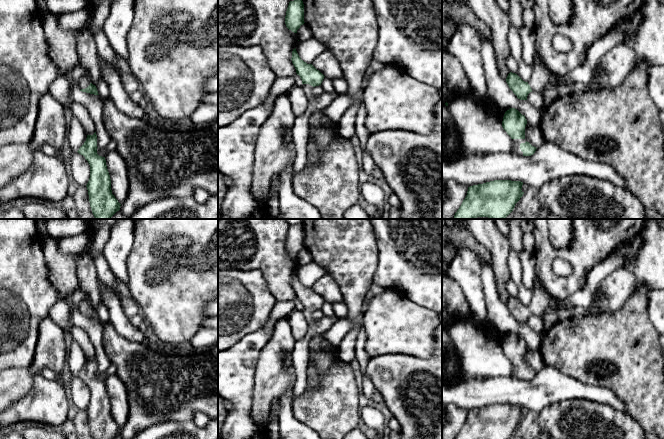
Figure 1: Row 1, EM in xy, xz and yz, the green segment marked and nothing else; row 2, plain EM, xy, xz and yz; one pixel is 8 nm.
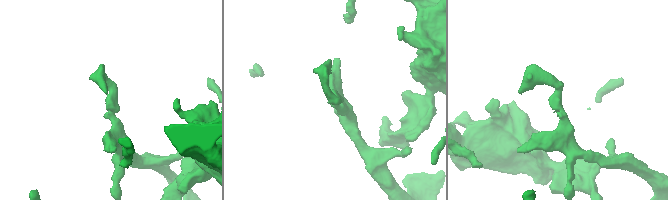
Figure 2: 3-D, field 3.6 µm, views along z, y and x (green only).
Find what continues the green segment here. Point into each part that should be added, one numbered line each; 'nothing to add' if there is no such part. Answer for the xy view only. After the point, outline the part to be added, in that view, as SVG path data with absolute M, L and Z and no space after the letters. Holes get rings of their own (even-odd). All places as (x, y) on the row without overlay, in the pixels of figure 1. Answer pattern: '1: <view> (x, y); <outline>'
1: xy (84, 306); M89 297L84 298L80 304L78 305L78 311L77 314L85 313L90 309L90 300Z

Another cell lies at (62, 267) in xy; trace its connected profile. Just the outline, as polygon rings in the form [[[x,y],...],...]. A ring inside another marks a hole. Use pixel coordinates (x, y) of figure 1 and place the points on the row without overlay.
[[[54,236],[41,238],[51,285],[58,299],[69,300],[71,295],[79,289],[75,253],[61,252],[58,241],[59,238]]]

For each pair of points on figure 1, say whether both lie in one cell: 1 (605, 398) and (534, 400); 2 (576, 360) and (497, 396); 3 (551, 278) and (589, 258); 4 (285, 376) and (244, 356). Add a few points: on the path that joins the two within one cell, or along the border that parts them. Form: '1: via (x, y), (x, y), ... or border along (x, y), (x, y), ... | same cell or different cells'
1: via (587, 392), (552, 391) | same cell
2: border along (545, 364), (576, 380) | different cells
3: via (561, 281), (569, 281), (581, 268) | same cell
4: border along (268, 341), (258, 356), (253, 385) | different cells

